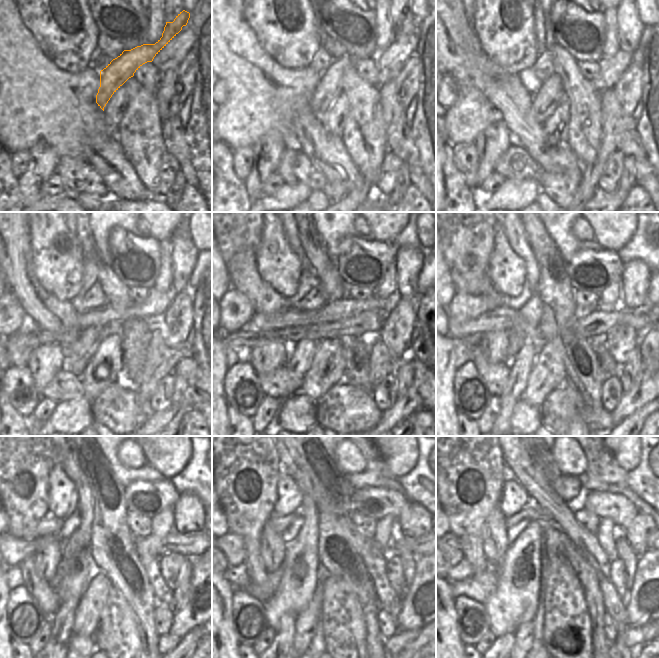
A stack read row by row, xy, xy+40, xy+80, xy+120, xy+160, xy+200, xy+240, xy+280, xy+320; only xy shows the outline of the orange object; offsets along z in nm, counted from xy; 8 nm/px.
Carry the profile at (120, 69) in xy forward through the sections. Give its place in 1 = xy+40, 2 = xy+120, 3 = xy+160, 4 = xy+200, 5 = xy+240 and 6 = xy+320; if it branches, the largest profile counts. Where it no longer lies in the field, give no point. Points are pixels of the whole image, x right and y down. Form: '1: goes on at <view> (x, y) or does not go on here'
1: goes on at xy+40 (330, 85)
2: goes on at xy+120 (80, 351)
3: goes on at xy+160 (303, 347)
4: goes on at xy+200 (521, 364)
5: goes on at xy+240 (62, 621)
6: goes on at xy+320 (508, 639)

